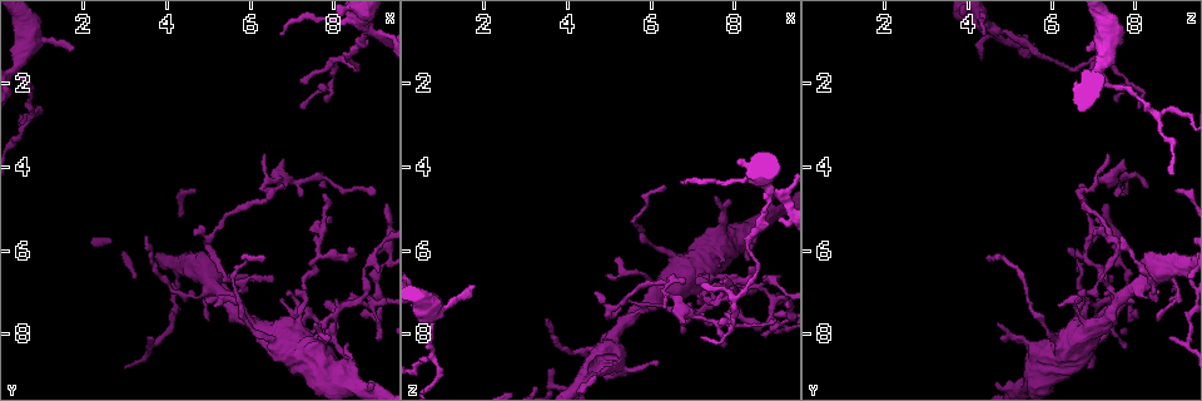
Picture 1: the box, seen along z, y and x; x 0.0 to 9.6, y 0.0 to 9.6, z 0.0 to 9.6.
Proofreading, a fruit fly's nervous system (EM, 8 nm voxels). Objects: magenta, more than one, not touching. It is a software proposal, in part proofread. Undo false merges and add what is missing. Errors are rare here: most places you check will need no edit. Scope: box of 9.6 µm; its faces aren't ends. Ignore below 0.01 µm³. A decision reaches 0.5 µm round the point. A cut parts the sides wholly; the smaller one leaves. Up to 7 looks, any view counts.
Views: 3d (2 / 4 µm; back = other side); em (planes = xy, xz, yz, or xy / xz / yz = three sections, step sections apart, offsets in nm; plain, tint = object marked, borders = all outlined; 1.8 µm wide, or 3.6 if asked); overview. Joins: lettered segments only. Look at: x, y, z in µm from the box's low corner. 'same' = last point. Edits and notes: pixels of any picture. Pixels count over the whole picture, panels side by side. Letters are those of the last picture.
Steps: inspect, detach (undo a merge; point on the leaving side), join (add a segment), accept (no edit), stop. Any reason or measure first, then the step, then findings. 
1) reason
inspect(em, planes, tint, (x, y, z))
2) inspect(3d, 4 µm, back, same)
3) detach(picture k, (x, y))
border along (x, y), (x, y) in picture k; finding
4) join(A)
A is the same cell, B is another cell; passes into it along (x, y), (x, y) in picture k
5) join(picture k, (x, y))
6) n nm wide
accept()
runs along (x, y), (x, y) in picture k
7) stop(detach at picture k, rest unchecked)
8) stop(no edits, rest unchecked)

thin neck
inspect(3d, 4 µm, (0.60, 0.70, 7.20))

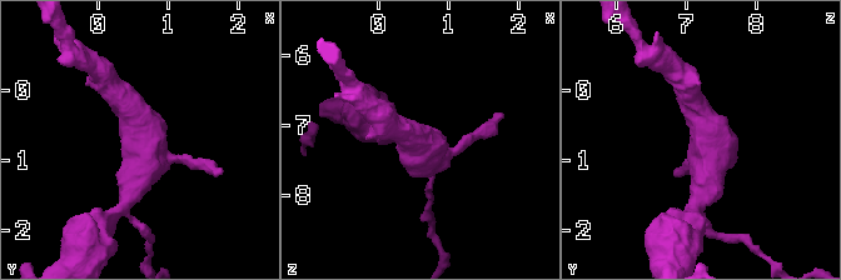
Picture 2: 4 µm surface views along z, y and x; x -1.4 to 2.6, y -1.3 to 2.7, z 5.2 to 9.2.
3 arms; shape alone is not enough
inspect(em, planes, tint, (0.65, 0.70, 7.15))

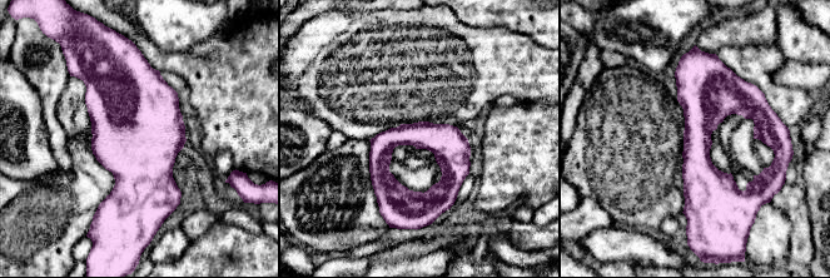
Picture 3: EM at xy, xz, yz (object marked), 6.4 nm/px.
see the neighbours
inspect(em, planes, borders, same)

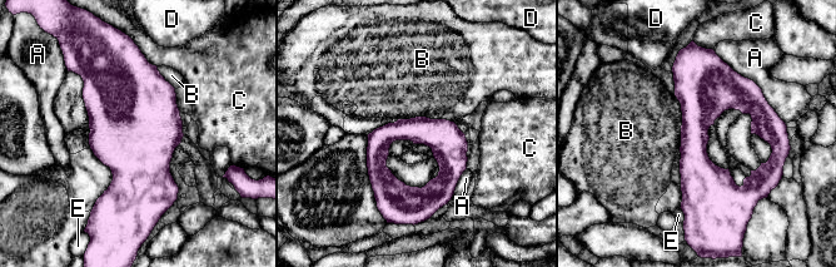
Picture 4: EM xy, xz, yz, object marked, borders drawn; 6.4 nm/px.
220 nm wide
accept()
A, B, C, D and E are other cells; border along (398, 118), (446, 118), (454, 123) in picture 4; all the same neuron

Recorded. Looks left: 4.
a narrow waist
inspect(3d, 4 µm, (8.75, 0.75, 4.55))

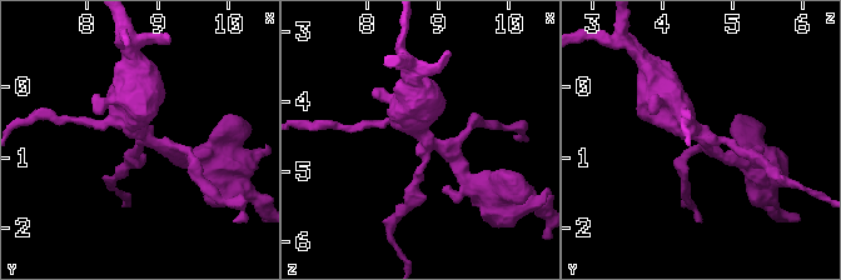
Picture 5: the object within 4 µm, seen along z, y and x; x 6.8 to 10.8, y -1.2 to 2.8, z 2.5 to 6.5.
need the tissue
inspect(em, xy, step 16, tint, (8.80, 0.70, 4.60))

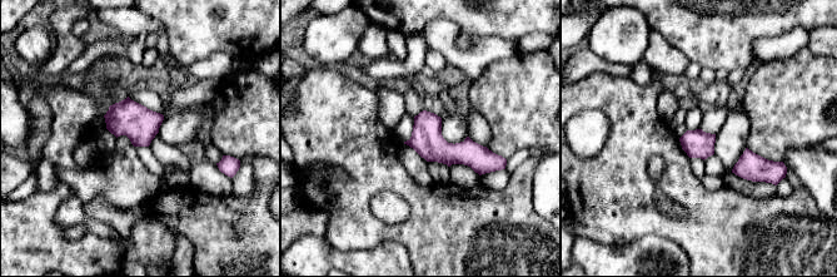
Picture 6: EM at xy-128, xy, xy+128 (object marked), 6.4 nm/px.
another direction
inspect(em, planes, borders, same)

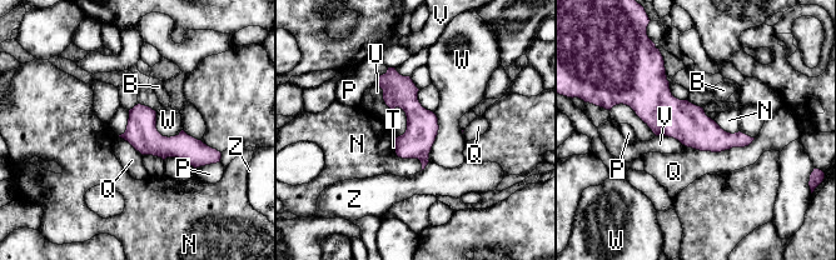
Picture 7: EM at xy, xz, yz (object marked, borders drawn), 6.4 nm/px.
200 nm wide
accept()
B, N, P, Q, T, U, V, W and Z are other cells; runs along (657, 66), (696, 130), (749, 140) in picture 7; one neuron here

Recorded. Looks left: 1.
stop(no edits, rest unchecked)

